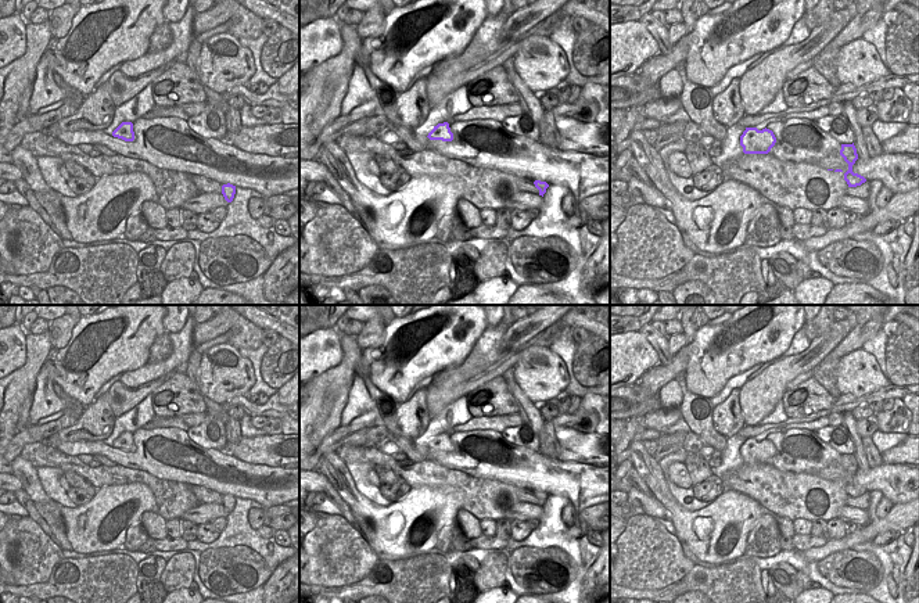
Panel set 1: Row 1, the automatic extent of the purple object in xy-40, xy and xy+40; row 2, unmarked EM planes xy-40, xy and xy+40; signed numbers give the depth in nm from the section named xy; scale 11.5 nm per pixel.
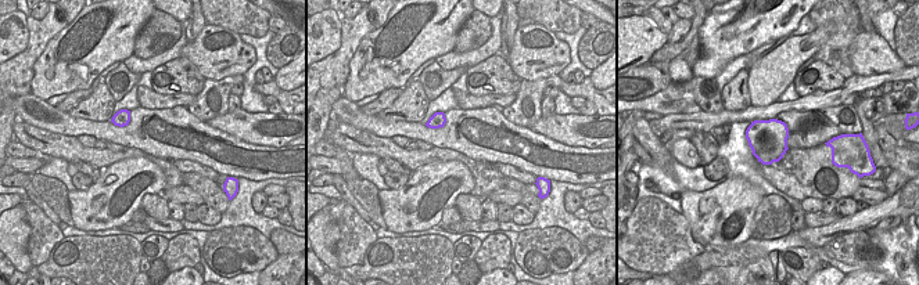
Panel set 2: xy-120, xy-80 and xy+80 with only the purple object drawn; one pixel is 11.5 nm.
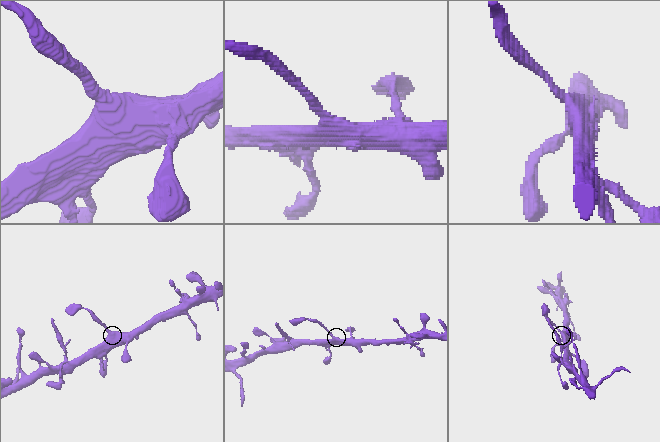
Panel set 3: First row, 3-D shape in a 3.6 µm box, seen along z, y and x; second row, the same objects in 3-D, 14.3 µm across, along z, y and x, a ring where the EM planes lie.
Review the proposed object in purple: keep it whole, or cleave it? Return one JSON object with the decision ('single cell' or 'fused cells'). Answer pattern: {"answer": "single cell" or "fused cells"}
{"answer": "single cell"}

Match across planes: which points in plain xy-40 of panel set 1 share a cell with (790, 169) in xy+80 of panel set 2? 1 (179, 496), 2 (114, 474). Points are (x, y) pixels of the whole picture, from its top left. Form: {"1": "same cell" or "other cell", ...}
{"1": "same cell", "2": "same cell"}

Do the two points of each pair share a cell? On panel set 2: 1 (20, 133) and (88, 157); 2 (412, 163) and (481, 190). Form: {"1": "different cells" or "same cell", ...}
{"1": "same cell", "2": "same cell"}

